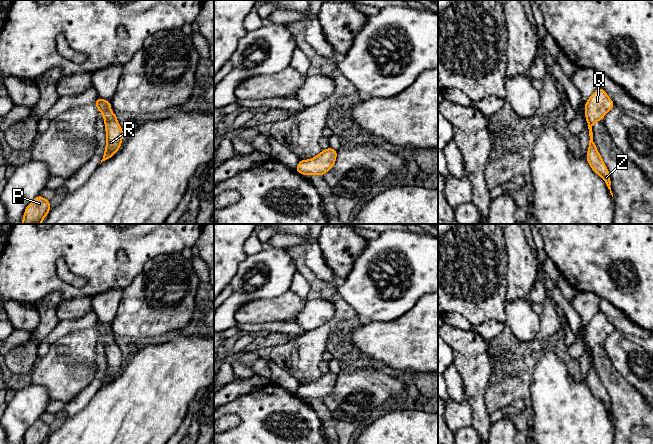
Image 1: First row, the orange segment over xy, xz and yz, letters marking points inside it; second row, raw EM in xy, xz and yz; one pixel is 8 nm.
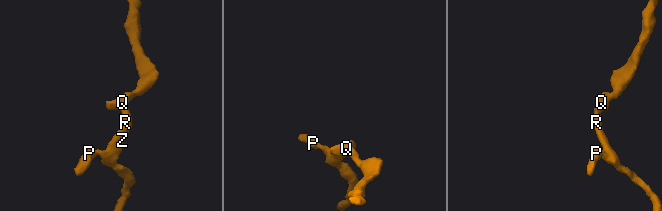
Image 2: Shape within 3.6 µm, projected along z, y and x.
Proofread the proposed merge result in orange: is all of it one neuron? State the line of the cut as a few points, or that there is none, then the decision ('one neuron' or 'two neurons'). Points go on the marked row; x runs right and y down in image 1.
cut none; one neuron

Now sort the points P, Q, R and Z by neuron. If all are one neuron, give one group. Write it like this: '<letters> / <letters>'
P Q R Z

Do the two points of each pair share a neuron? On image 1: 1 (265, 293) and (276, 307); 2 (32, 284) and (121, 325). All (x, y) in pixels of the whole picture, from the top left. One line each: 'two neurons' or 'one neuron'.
1: two neurons
2: two neurons

